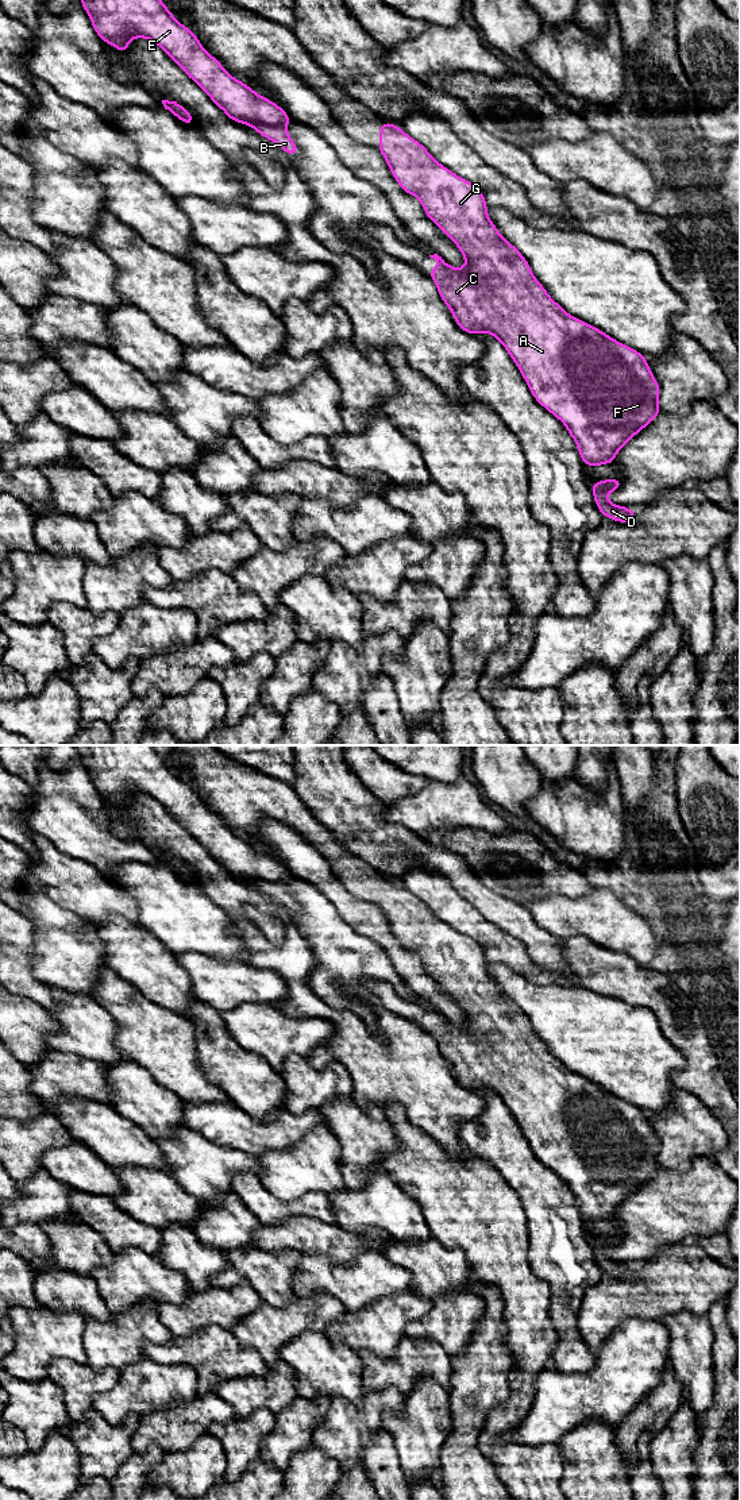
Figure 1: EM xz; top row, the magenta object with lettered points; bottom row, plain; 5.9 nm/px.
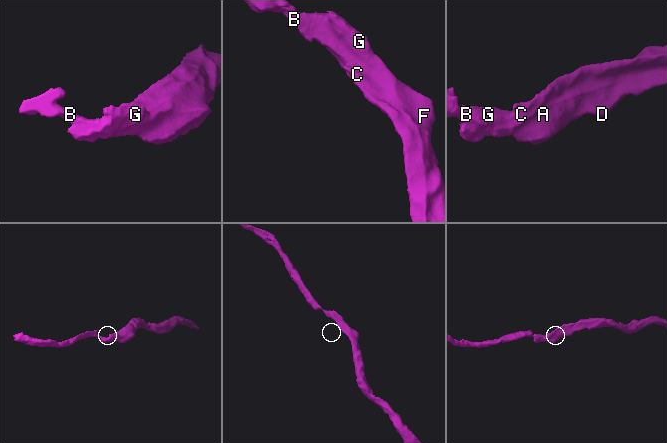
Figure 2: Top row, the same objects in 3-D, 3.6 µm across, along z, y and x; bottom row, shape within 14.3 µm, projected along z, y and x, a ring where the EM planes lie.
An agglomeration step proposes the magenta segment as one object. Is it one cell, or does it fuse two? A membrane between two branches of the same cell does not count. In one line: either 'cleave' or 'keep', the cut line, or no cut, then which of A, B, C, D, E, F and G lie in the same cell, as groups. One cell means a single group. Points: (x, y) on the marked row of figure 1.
cleave; cut in xz along (251, 124), (261, 123), (285, 127); A B C D F G / E

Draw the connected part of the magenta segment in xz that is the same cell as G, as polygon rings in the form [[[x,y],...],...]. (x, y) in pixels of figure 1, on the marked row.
[[[390,122],[379,123],[378,151],[385,157],[401,190],[419,198],[427,217],[458,246],[466,259],[466,266],[456,269],[438,254],[429,255],[439,266],[427,273],[436,284],[438,293],[450,308],[456,325],[471,335],[483,332],[498,339],[517,365],[533,398],[564,424],[586,466],[613,464],[620,448],[662,413],[658,405],[660,386],[645,356],[601,329],[569,315],[554,301],[533,275],[523,254],[501,236],[489,219],[485,194],[470,181],[440,165],[420,142]]]

